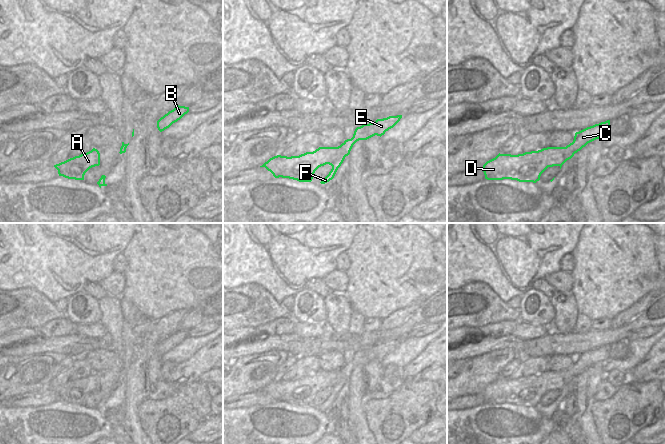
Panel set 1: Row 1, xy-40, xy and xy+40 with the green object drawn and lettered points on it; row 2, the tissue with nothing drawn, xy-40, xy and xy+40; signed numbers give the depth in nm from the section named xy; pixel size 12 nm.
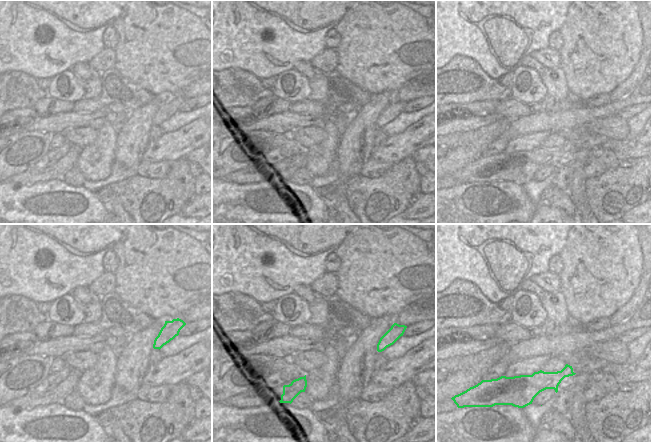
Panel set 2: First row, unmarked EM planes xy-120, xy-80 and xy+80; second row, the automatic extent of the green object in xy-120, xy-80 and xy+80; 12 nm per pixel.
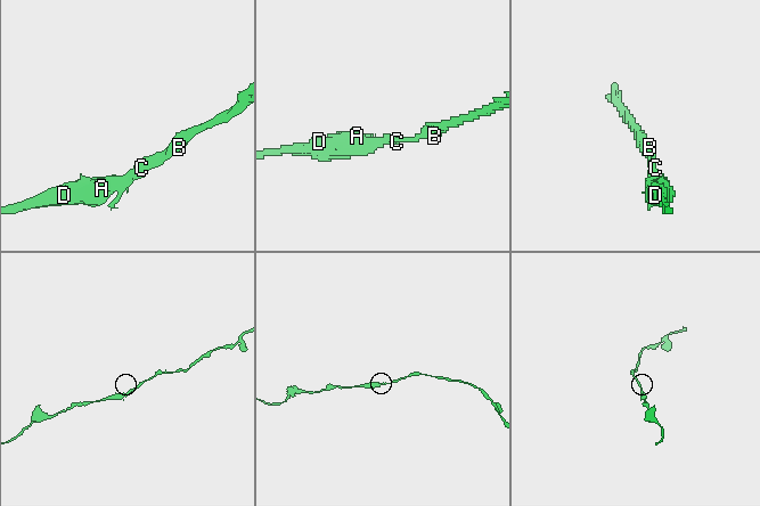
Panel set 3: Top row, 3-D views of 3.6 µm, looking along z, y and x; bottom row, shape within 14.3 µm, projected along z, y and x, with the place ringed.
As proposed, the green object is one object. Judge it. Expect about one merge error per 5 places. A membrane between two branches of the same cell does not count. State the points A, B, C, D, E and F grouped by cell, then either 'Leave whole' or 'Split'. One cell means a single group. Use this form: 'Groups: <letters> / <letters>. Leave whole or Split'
Groups: A B C D E F. Leave whole.

